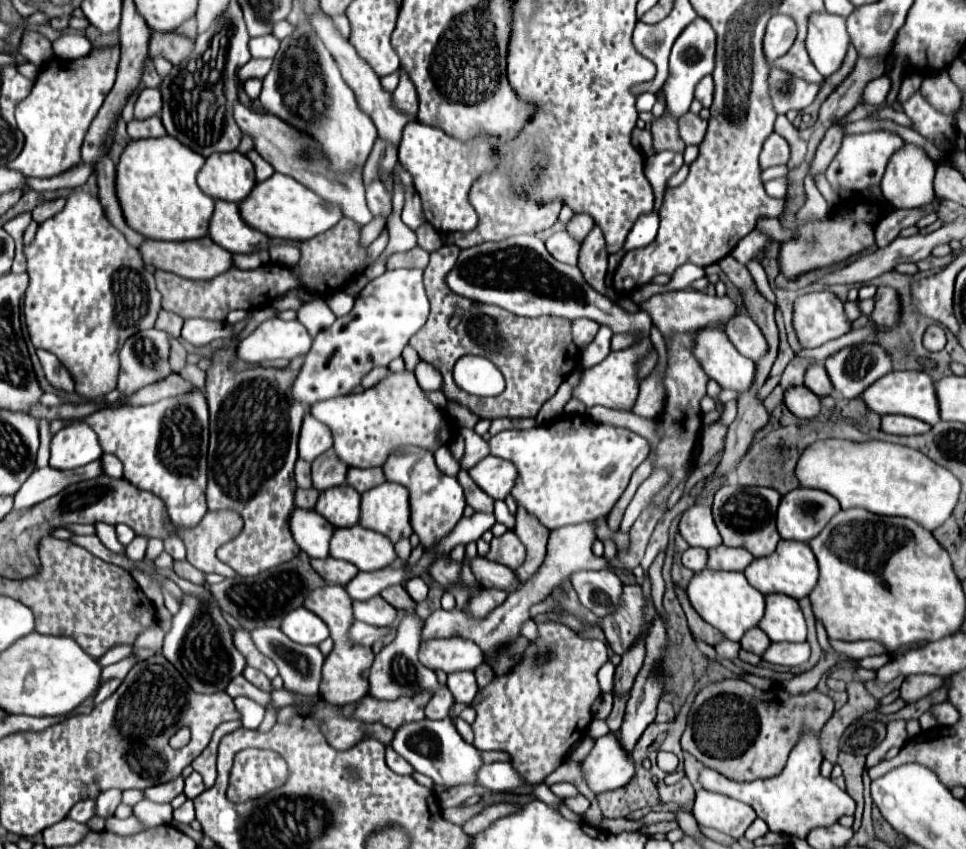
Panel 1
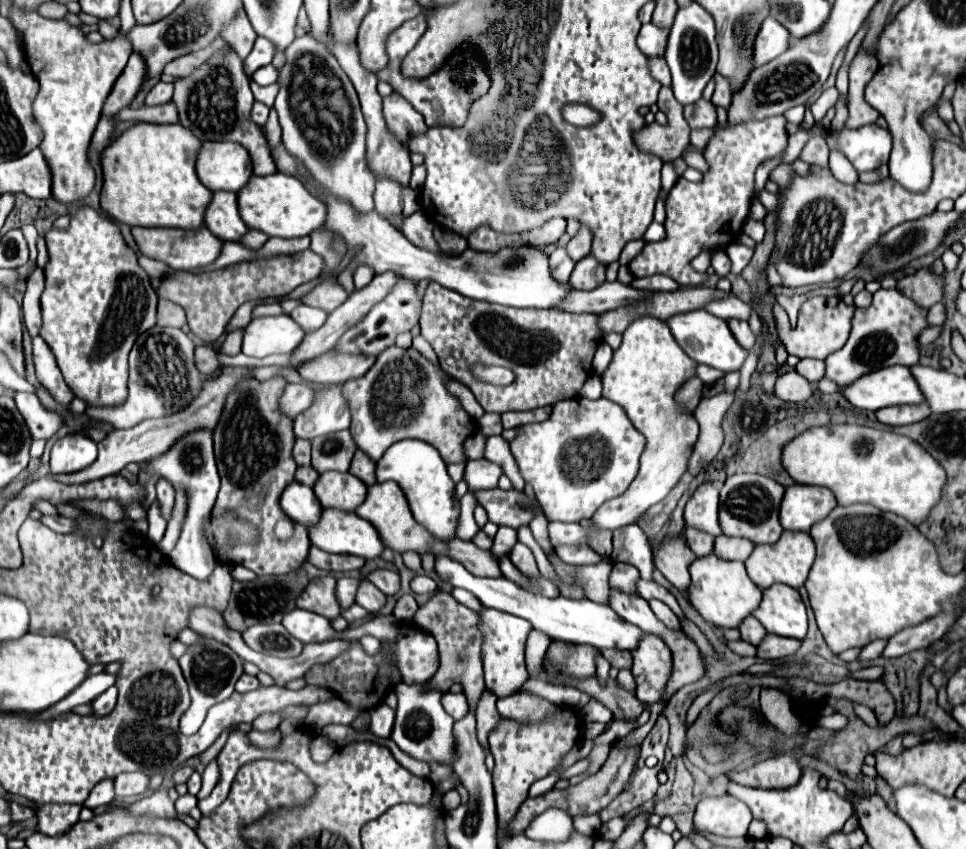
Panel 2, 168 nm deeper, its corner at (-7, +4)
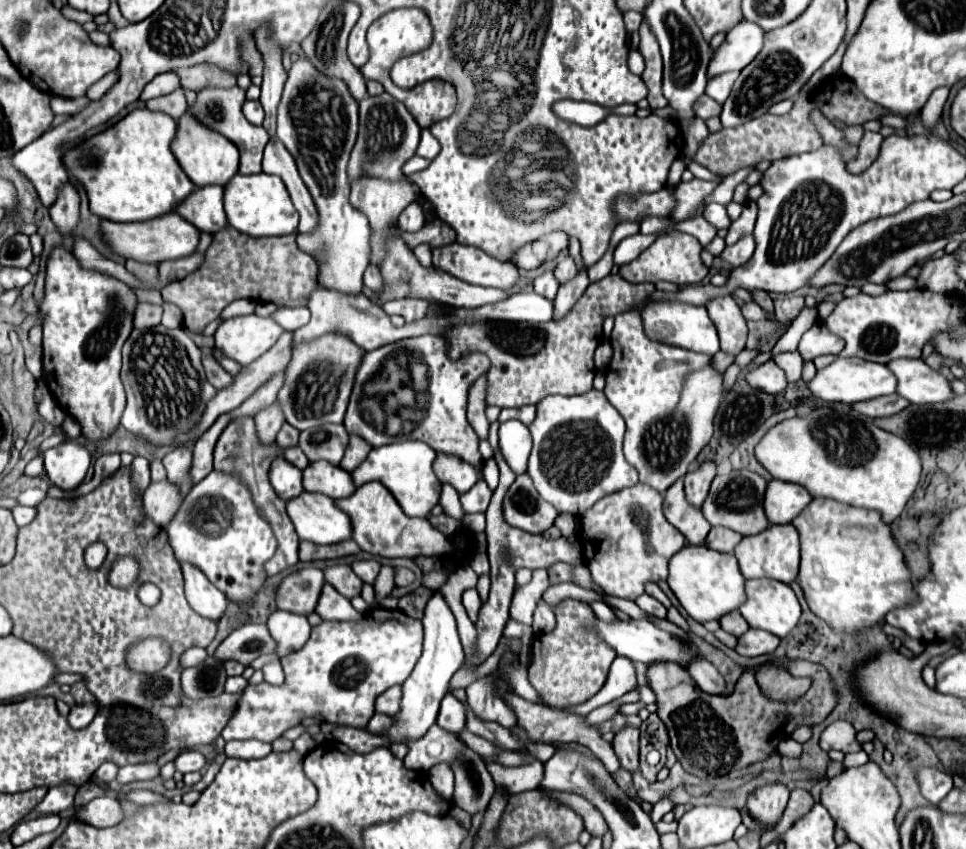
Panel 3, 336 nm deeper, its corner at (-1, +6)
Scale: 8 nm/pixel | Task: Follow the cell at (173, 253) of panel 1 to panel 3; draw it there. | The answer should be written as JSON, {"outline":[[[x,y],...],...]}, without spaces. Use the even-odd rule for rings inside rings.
{"outline":[[[177,212],[167,214],[165,218],[153,218],[147,222],[117,223],[103,220],[101,232],[111,250],[123,258],[133,258],[137,262],[165,262],[191,256],[199,246],[199,230],[183,220]]]}

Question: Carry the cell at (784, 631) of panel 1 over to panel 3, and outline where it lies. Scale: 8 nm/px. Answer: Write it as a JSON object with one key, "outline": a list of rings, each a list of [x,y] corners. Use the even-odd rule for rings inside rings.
{"outline":[[[747,580],[747,600],[739,608],[751,628],[785,638],[799,622],[801,606],[795,592],[777,580]]]}

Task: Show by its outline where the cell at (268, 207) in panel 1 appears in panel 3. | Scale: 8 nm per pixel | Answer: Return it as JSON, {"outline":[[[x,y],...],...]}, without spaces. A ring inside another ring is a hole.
{"outline":[[[237,174],[225,186],[225,214],[229,224],[251,236],[287,236],[297,230],[299,214],[293,208],[293,202],[287,194],[287,188],[279,176],[271,174],[253,174],[241,176]]]}

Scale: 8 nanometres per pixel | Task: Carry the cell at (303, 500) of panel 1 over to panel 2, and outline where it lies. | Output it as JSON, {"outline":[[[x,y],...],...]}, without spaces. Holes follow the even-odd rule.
{"outline":[[[299,466],[297,472],[295,472],[295,480],[299,480],[301,484],[307,484],[307,486],[313,486],[315,480],[317,480],[317,476],[319,474],[311,466]]]}

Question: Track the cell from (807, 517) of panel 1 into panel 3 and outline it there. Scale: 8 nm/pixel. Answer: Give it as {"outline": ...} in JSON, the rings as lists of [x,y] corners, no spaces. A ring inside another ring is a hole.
{"outline":[[[771,480],[765,492],[765,514],[771,524],[789,524],[809,506],[813,496],[799,484]]]}

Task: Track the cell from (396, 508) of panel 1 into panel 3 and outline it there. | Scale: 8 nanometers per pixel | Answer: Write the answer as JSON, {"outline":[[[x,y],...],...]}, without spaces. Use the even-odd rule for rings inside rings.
{"outline":[[[367,482],[355,490],[349,498],[335,502],[343,512],[349,514],[353,524],[353,540],[361,550],[383,558],[415,558],[415,556],[449,556],[453,542],[449,536],[431,526],[425,518],[409,518],[393,494],[381,482]]]}

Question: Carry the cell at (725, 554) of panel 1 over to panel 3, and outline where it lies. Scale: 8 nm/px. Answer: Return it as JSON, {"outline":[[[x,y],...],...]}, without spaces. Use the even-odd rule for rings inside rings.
{"outline":[[[713,528],[705,540],[705,546],[717,552],[727,552],[731,554],[735,550],[735,546],[741,542],[741,534],[729,530],[729,528]]]}

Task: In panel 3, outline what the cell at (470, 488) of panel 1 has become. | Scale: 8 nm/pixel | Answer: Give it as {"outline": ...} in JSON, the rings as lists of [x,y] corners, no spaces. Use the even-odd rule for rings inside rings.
{"outline":[[[527,474],[517,476],[503,498],[505,522],[531,534],[543,534],[553,526],[557,516],[559,512],[537,494]]]}

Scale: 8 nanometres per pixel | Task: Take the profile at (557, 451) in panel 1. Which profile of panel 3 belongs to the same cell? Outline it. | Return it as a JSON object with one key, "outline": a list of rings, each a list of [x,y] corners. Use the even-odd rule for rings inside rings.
{"outline":[[[589,390],[579,396],[547,396],[539,402],[539,412],[529,426],[533,436],[533,450],[529,456],[529,470],[535,490],[549,504],[553,504],[559,512],[567,512],[573,516],[589,510],[599,498],[619,492],[623,488],[637,484],[637,470],[623,456],[623,434],[625,422],[621,414],[607,402],[601,390]]]}

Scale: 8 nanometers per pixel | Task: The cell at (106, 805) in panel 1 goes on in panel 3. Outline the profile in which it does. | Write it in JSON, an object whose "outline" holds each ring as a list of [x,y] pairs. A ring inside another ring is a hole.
{"outline":[[[147,762],[147,764],[135,764],[135,766],[123,766],[117,774],[117,782],[119,784],[129,784],[129,782],[137,782],[137,780],[151,780],[159,776],[159,768],[155,762]]]}

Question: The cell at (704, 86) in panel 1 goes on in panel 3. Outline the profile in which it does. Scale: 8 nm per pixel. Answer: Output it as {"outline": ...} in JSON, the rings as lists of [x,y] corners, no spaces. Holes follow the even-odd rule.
{"outline":[[[725,72],[725,74],[719,74],[719,76],[713,76],[709,82],[707,82],[707,90],[705,94],[711,96],[713,100],[717,100],[719,104],[723,104],[731,92],[731,86],[733,82],[737,80],[739,72]]]}

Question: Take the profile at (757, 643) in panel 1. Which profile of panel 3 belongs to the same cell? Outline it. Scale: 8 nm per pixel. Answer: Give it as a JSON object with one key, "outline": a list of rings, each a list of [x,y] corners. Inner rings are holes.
{"outline":[[[731,612],[731,614],[725,614],[721,620],[719,620],[721,628],[733,636],[743,636],[747,630],[749,630],[749,624],[747,620],[739,614],[739,612]]]}

